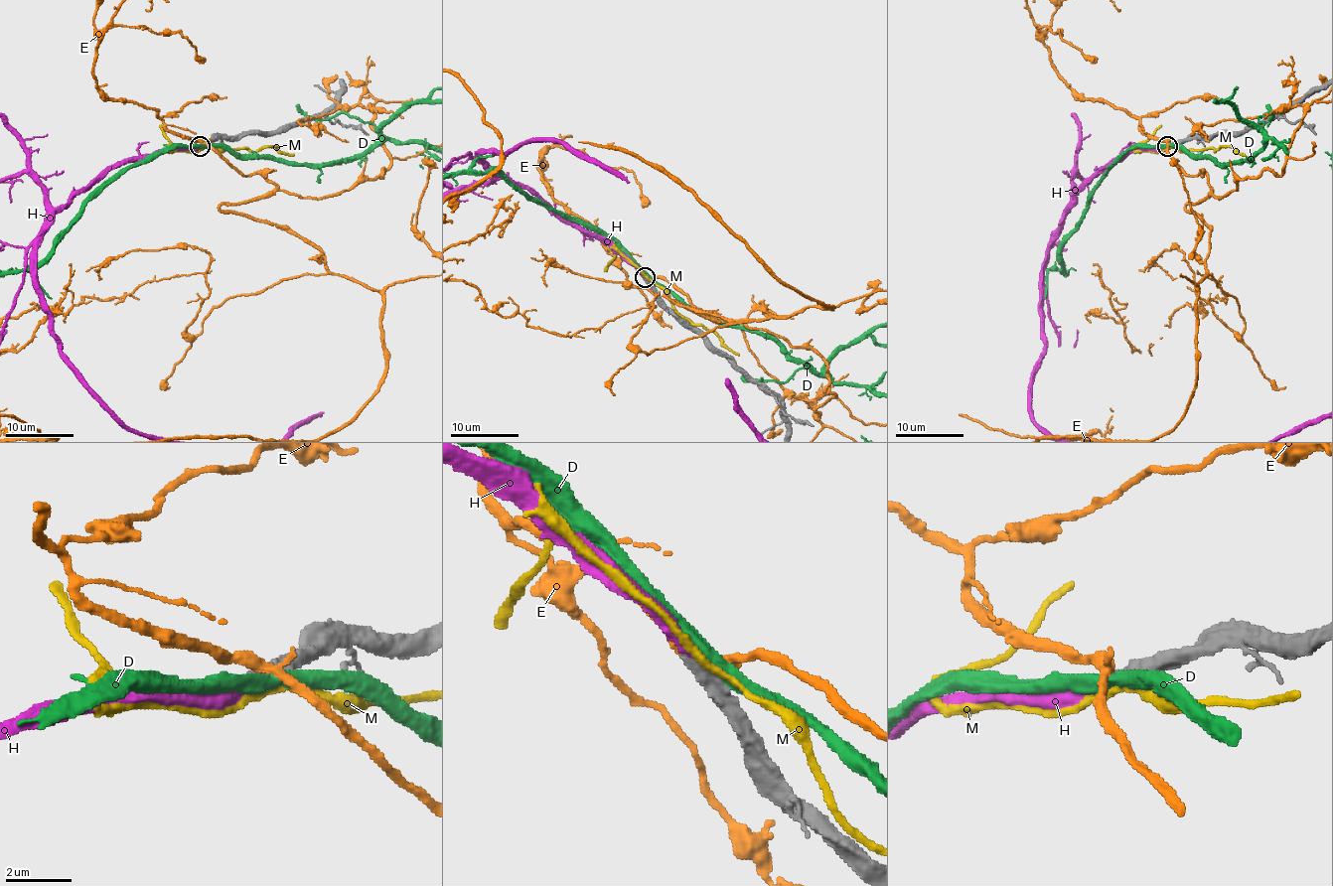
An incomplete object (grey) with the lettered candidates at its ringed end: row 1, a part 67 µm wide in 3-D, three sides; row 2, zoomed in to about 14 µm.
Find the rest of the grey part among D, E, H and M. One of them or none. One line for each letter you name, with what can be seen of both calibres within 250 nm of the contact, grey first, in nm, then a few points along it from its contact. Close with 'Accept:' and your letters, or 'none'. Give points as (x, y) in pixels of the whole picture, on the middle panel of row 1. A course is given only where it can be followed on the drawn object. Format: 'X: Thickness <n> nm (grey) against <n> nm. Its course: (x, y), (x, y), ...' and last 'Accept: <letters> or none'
H: Thickness 460 nm (grey) against 440 nm
Accept: H

